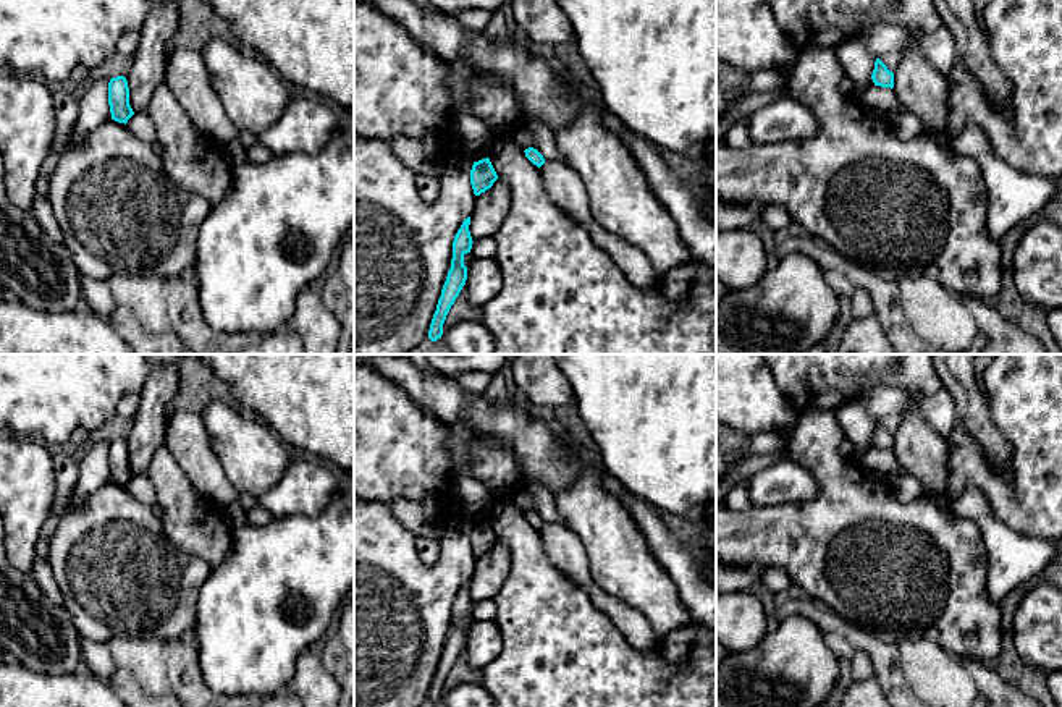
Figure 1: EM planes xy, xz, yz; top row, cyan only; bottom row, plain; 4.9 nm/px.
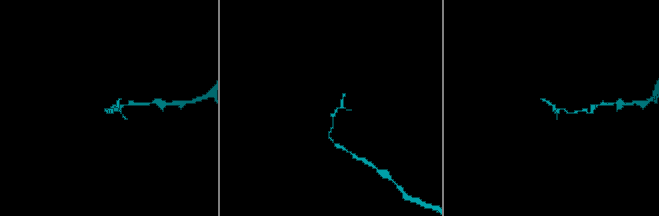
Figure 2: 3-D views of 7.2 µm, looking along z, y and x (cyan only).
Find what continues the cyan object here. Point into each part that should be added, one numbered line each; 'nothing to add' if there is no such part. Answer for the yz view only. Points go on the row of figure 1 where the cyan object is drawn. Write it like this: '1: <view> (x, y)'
nothing to add

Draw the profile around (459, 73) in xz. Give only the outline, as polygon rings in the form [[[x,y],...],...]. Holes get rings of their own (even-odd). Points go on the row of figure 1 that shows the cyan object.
[[[462,60],[449,63],[446,87],[457,102],[466,100],[467,84],[475,73],[477,71],[472,66],[466,65]]]

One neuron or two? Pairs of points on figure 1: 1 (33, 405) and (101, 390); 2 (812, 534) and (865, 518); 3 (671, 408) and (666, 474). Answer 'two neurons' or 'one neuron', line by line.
1: one neuron
2: one neuron
3: one neuron

